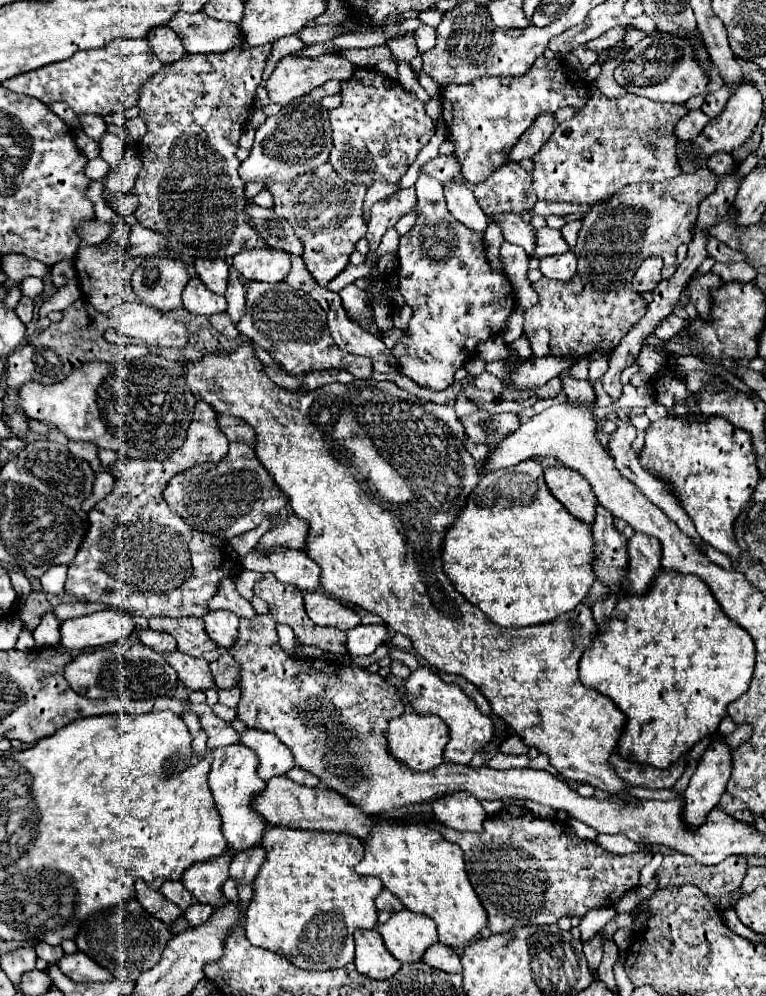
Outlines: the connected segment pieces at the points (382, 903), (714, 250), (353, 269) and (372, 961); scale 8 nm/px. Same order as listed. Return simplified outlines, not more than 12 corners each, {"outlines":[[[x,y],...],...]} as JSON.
{"outlines":[[[381,890],[375,898],[379,912],[397,912],[403,904],[389,892]],[[711,238],[707,252],[717,262],[747,260],[745,254],[731,250]],[[371,256],[361,266],[349,264],[327,288],[339,292],[357,278],[365,278],[373,266]],[[377,930],[355,932],[361,976],[387,980],[401,964],[387,954]]]}

